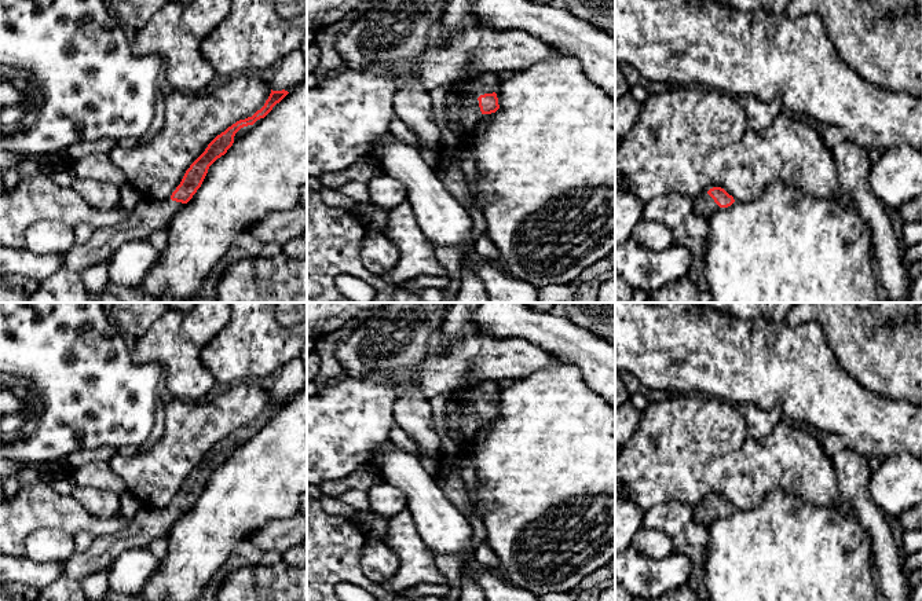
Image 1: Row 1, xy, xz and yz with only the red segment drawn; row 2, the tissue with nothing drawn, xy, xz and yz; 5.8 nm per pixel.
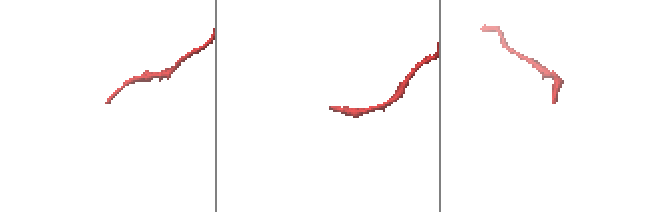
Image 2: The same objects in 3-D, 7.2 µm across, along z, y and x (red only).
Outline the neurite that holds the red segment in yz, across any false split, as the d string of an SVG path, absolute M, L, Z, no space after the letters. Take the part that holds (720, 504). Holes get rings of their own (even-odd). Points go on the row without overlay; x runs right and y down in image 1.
M713 495L707 501L694 505L694 520L703 527L709 527L720 516L728 516L735 510L721 495Z

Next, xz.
M482 381L469 395L453 393L447 397L446 425L457 444L469 441L482 422L500 417L495 399L502 386L498 381Z

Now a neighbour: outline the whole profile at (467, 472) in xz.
M483 422L480 424L479 429L475 432L473 437L467 441L462 447L462 455L460 459L460 463L457 465L457 469L460 470L460 477L462 481L462 487L468 495L472 513L480 517L480 510L478 507L478 481L475 474L475 468L472 463L473 451L476 447L482 443L482 440L486 436L486 426Z

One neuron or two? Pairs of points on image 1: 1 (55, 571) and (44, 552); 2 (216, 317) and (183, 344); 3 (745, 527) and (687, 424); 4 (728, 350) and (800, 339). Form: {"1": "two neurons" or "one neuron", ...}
{"1": "two neurons", "2": "one neuron", "3": "two neurons", "4": "one neuron"}

